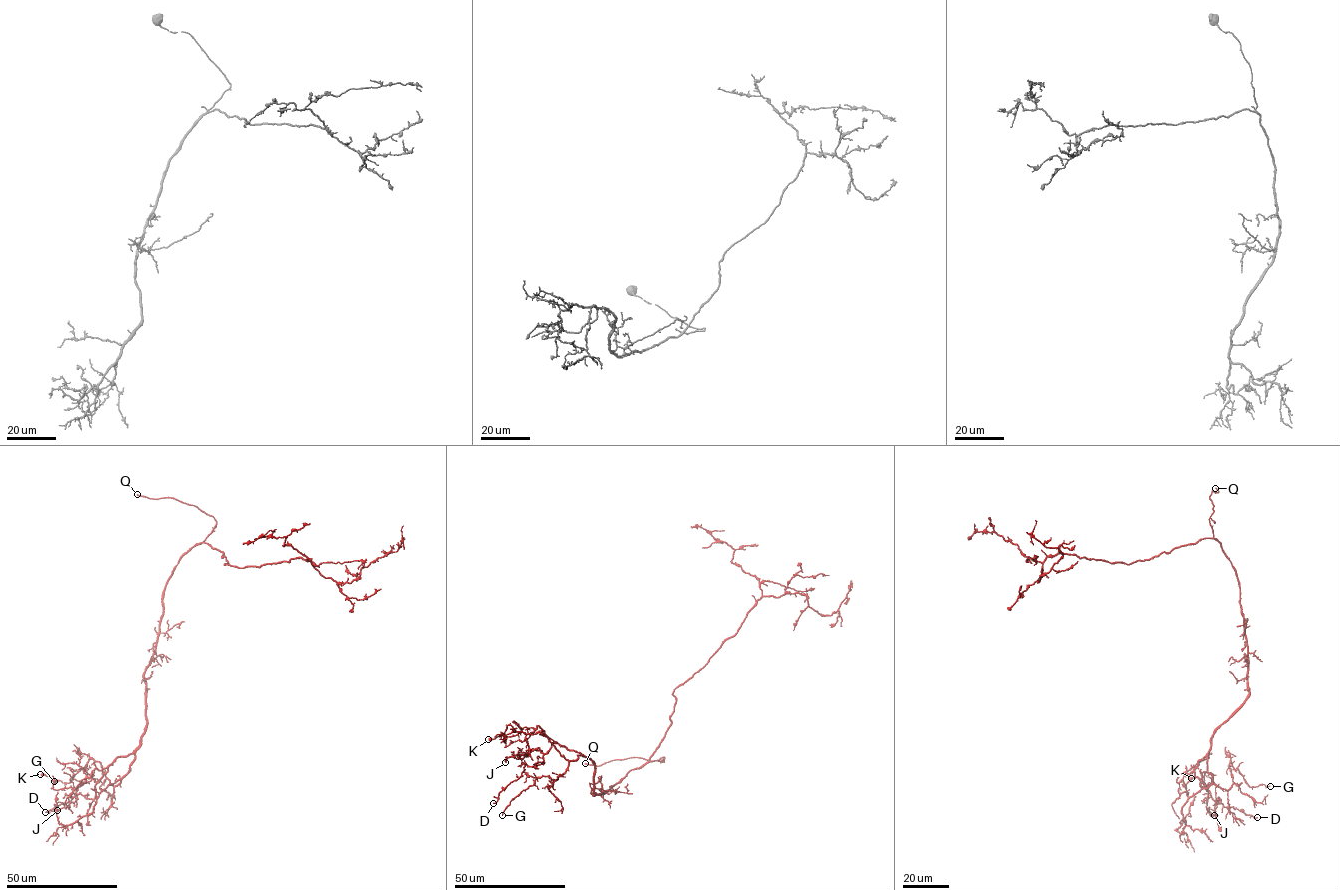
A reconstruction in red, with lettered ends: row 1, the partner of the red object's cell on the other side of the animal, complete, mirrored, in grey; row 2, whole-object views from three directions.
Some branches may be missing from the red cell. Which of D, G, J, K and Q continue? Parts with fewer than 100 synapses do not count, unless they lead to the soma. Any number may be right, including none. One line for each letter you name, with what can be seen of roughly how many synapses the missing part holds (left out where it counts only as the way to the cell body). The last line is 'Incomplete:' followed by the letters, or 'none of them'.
Incomplete: Q

